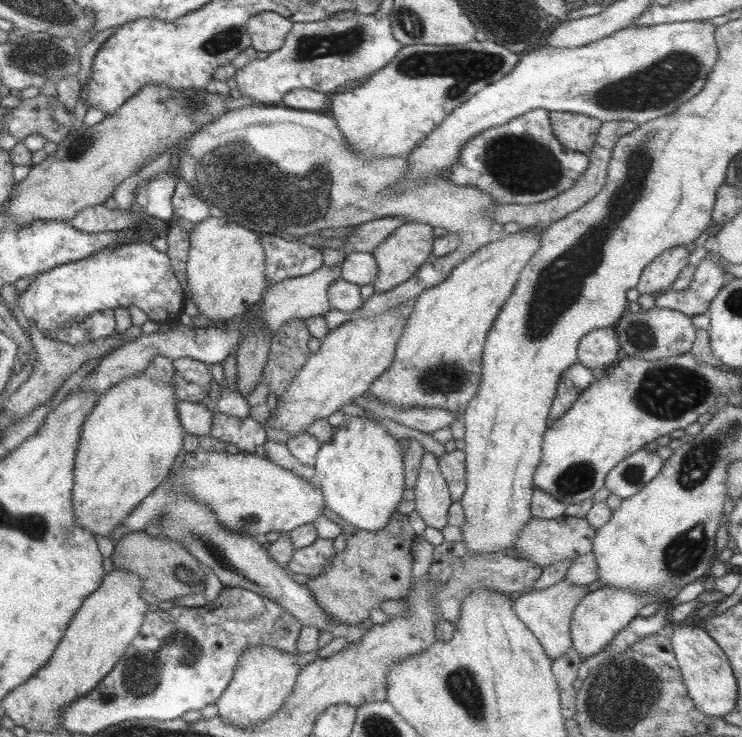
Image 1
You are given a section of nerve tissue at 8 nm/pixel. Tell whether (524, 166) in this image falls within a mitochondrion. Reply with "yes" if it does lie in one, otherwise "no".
yes

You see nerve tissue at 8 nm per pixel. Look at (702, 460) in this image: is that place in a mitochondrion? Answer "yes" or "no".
yes

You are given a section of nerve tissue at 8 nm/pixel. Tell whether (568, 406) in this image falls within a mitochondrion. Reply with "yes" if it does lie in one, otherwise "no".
no

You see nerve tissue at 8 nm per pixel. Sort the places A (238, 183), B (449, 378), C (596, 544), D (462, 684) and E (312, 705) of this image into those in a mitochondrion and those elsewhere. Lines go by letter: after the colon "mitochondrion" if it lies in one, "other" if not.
A: mitochondrion
B: mitochondrion
C: other
D: mitochondrion
E: other

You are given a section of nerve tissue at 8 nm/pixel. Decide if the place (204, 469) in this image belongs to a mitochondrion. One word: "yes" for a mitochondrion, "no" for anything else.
no

